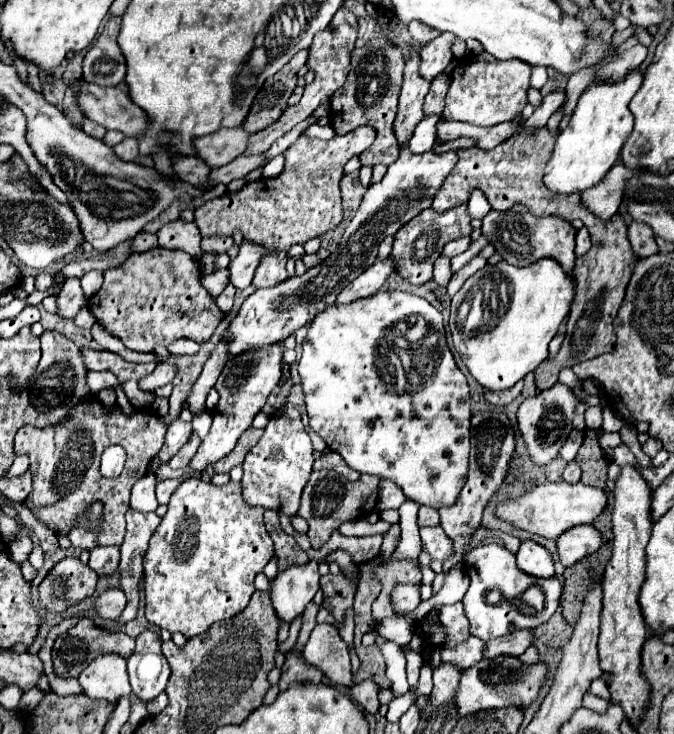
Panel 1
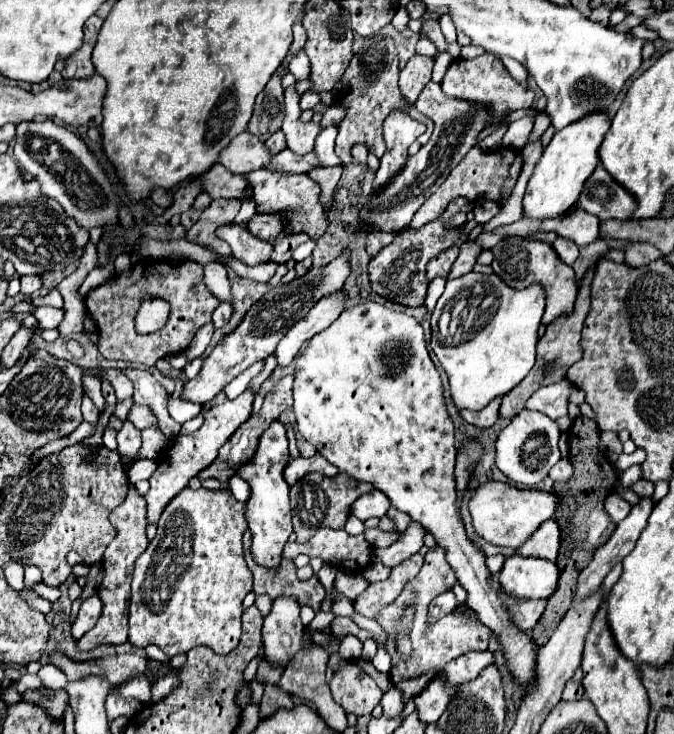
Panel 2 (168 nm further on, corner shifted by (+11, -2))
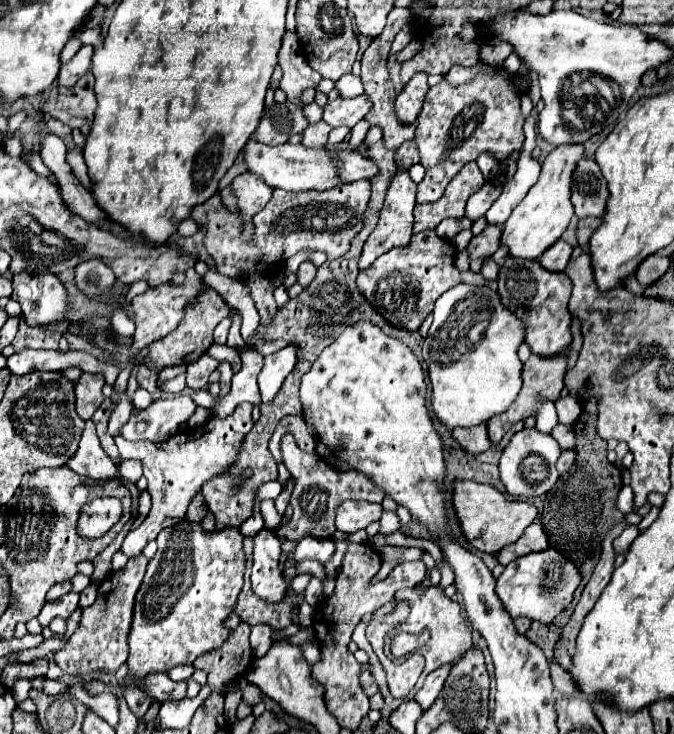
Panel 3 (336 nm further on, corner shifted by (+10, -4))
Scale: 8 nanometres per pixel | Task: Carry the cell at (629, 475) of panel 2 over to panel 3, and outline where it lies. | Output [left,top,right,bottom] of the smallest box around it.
[616,486,634,514]

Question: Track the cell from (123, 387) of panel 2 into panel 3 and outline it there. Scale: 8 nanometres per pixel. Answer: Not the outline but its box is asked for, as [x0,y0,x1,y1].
[74,372,104,420]

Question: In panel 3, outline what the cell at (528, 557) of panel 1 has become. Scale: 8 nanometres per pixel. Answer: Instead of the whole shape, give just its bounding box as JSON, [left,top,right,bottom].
[496,548,582,624]

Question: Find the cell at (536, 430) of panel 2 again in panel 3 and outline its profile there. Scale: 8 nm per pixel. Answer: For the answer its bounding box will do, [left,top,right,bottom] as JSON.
[498,428,560,498]

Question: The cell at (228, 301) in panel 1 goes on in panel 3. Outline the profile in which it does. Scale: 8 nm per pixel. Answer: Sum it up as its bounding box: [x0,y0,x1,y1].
[214,318,232,344]

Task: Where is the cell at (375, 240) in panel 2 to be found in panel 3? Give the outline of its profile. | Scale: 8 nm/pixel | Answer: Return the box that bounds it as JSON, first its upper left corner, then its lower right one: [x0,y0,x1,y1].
[358,170,416,270]

